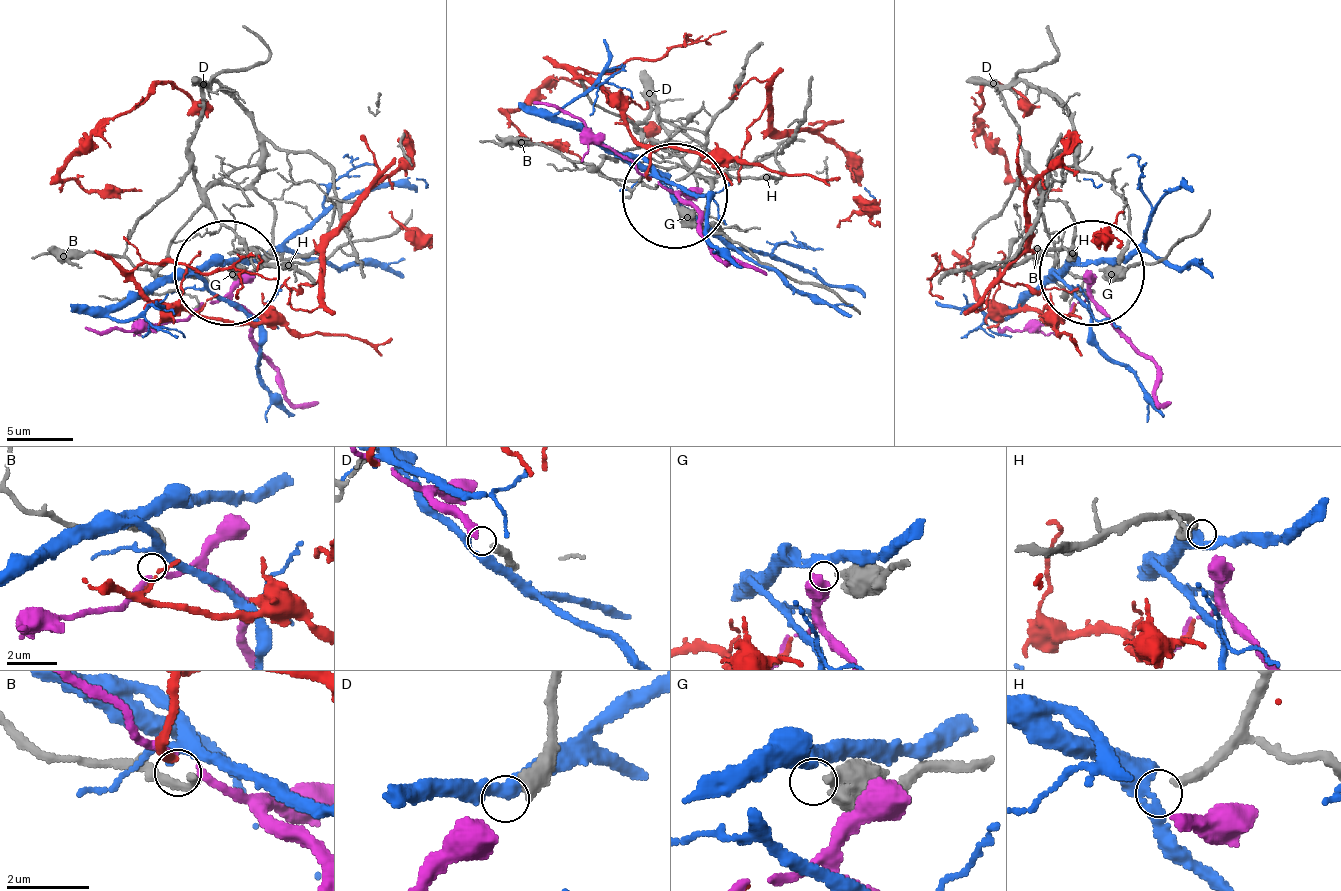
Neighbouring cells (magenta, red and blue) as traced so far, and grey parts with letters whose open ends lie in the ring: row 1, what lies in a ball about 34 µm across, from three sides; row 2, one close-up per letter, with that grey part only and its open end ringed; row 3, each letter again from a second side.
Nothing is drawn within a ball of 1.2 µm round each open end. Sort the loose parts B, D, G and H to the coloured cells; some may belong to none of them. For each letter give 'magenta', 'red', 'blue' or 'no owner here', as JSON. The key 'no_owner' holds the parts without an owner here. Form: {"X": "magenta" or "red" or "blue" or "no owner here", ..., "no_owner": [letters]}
{"B": "red", "D": "no owner here", "G": "no owner here", "H": "blue", "no_owner": ["D", "G"]}

